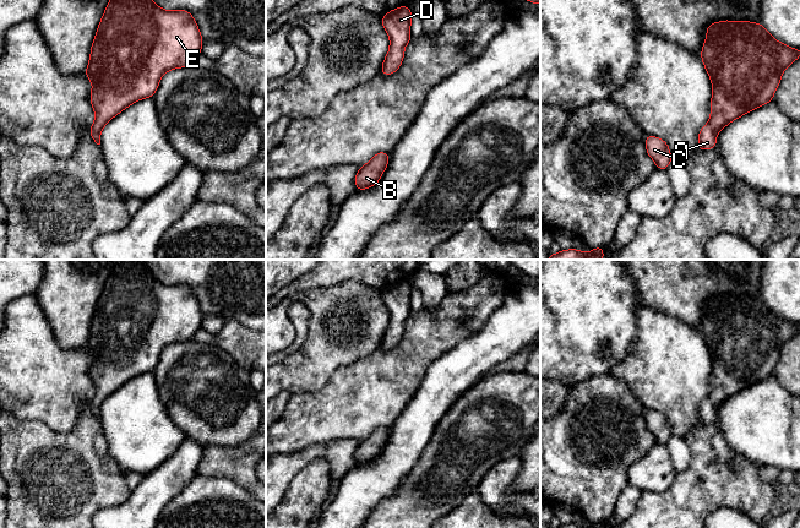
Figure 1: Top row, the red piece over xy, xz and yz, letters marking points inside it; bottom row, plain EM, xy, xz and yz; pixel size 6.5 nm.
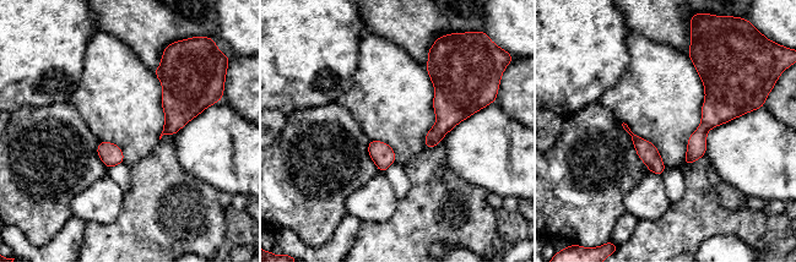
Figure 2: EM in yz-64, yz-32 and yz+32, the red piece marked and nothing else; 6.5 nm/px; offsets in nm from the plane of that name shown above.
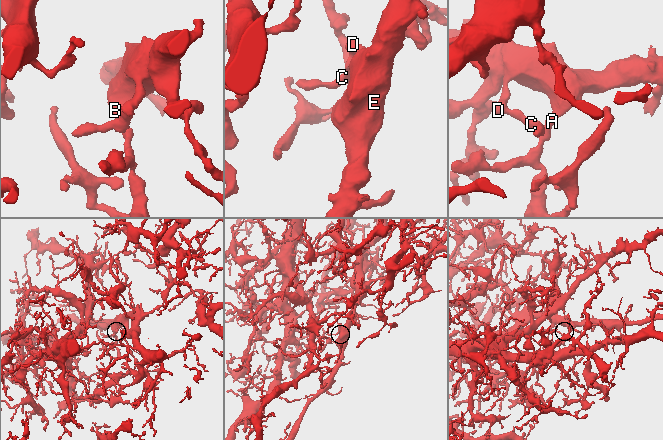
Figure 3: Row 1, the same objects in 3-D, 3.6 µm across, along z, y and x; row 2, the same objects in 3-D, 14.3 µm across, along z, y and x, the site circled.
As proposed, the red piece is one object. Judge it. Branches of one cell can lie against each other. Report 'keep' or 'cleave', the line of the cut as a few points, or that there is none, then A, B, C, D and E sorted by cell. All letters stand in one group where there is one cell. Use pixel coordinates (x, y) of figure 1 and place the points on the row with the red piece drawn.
keep; no cut; A B C D E

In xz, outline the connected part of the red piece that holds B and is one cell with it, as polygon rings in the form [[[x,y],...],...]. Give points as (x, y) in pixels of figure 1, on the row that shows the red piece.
[[[377,152],[370,162],[360,167],[354,179],[357,190],[361,191],[377,184],[387,168],[388,159],[387,152]]]

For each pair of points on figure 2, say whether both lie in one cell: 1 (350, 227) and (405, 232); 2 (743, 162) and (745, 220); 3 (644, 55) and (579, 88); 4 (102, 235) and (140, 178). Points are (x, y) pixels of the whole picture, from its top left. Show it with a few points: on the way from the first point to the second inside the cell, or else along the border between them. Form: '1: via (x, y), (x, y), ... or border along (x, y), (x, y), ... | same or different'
1: border along (361, 222), (357, 239), (350, 249) | different
2: border along (742, 194), (747, 198) | different
3: border along (628, 34), (628, 65), (622, 77), (611, 87) | different
4: via (118, 228), (140, 206), (140, 194) | same

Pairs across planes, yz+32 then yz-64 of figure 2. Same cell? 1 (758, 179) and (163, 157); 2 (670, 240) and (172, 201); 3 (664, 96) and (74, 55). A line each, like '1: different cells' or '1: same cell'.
1: different cells
2: same cell
3: different cells

